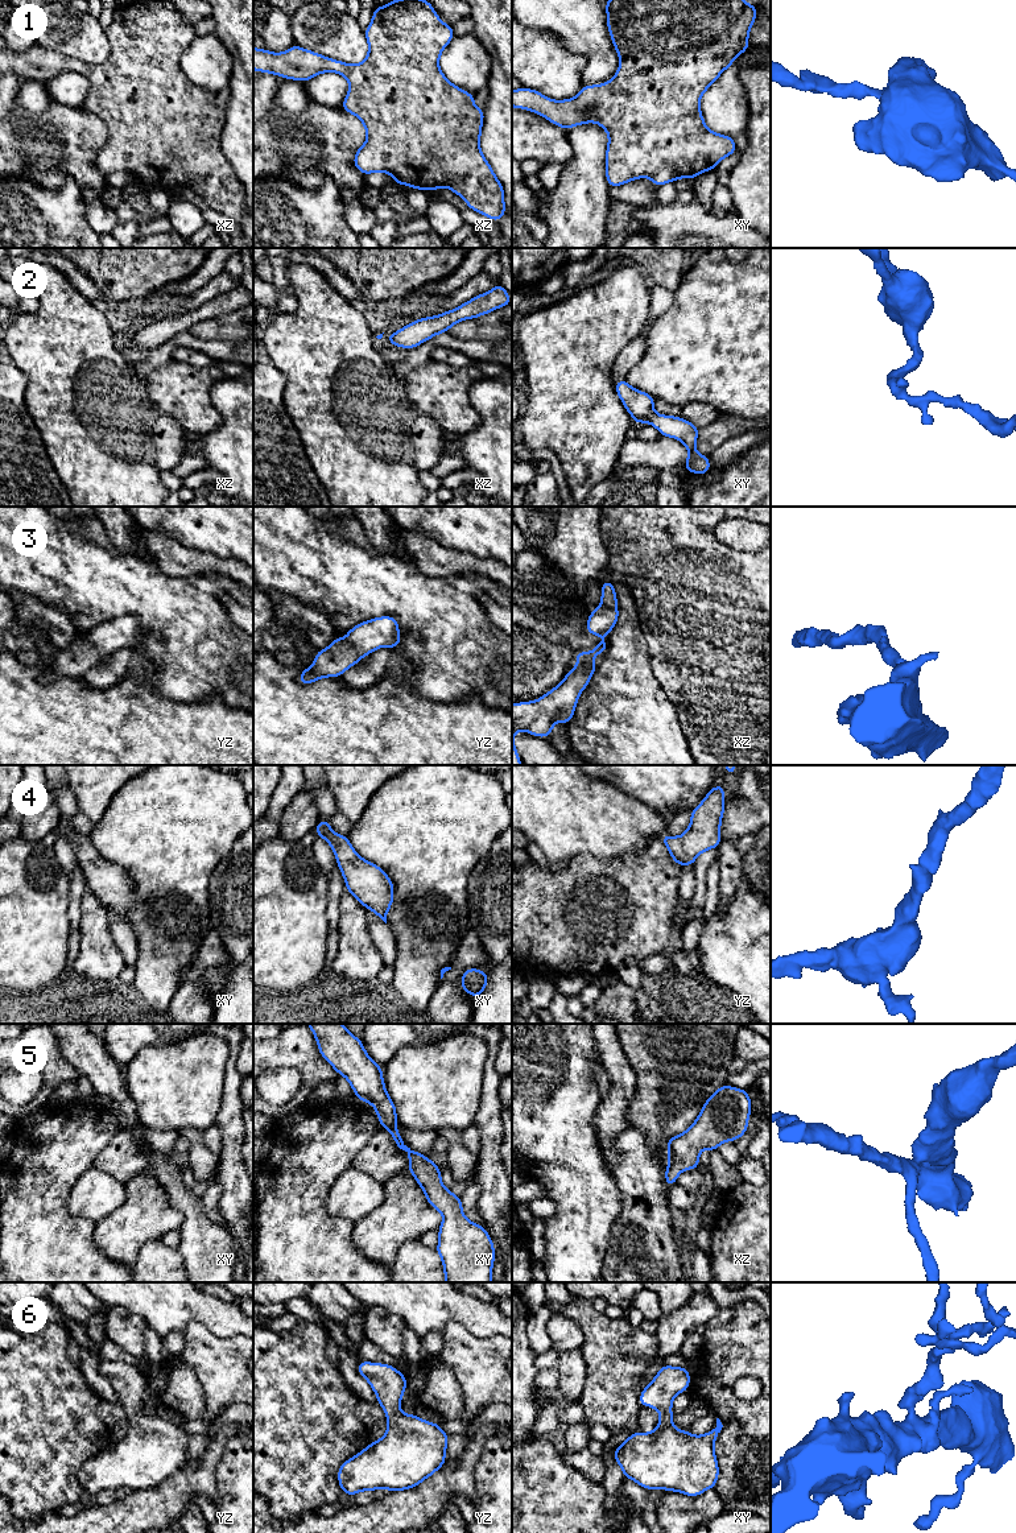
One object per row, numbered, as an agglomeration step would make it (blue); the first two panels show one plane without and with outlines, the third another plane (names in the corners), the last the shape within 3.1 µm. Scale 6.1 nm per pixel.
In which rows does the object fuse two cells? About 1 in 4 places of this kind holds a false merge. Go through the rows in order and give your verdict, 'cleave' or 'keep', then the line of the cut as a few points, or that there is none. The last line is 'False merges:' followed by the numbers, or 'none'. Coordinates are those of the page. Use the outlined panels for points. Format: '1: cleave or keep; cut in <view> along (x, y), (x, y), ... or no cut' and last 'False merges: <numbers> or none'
1: keep; no cut
2: keep; no cut
3: keep; no cut
4: keep; no cut
5: keep; no cut
6: keep; no cut
False merges: none

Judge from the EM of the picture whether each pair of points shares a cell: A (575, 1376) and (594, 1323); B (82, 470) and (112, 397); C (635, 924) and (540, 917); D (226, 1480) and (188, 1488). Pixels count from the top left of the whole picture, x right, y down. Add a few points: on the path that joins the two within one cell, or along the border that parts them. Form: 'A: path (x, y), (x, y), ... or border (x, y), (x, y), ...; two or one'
A: border (579, 1348), (585, 1362), (585, 1384), (582, 1387); two
B: path (96, 451), (96, 416); one
C: path (611, 917), (564, 917); one
D: border (223, 1453), (215, 1470), (218, 1495); two

